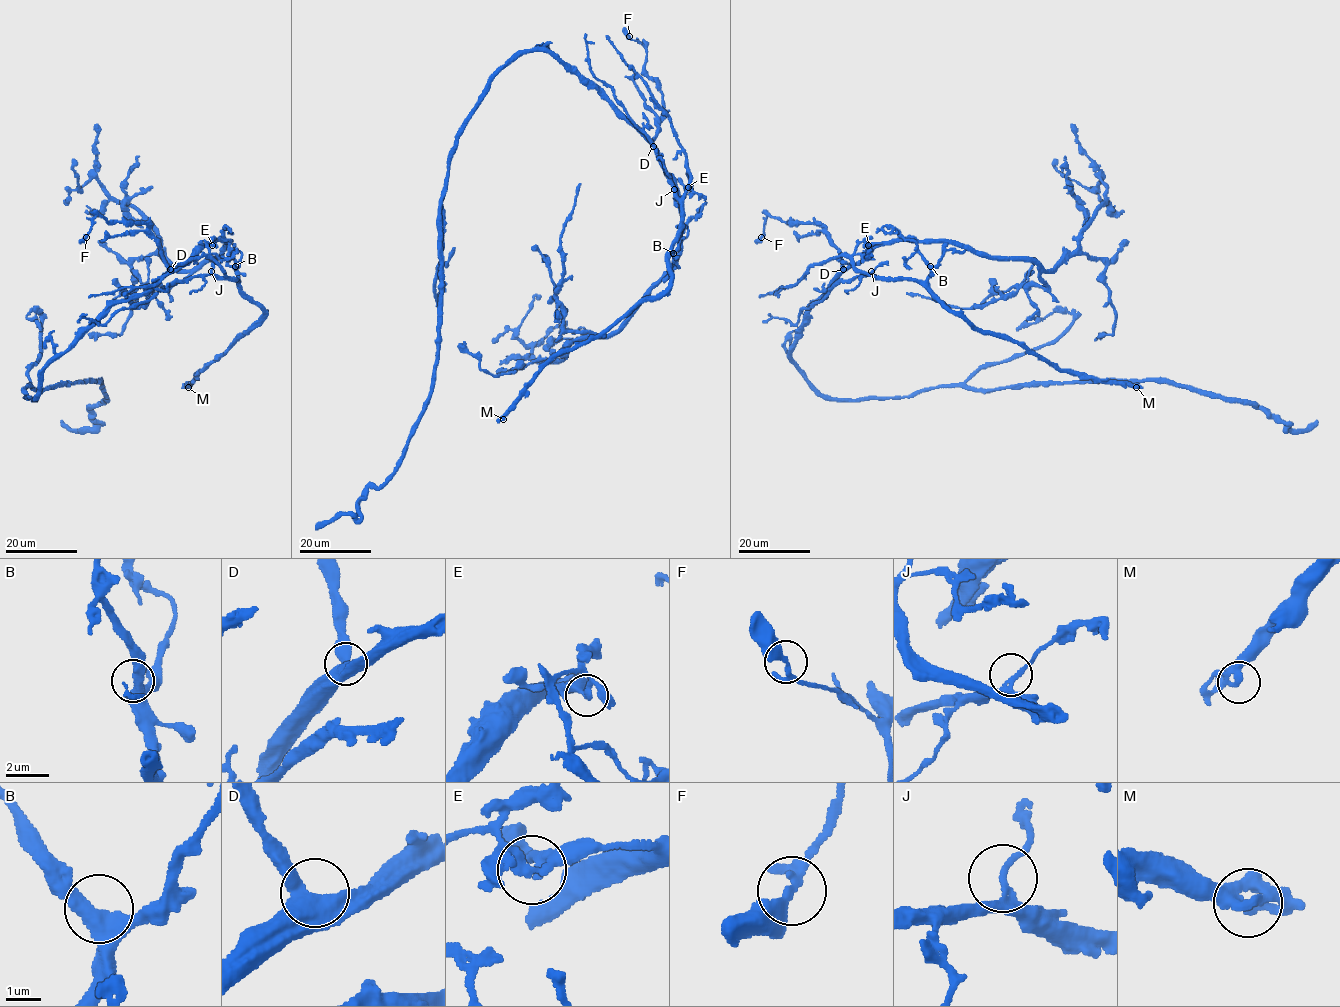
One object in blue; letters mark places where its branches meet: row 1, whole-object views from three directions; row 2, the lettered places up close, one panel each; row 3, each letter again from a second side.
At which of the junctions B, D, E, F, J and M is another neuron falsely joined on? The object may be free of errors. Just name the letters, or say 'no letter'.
E

